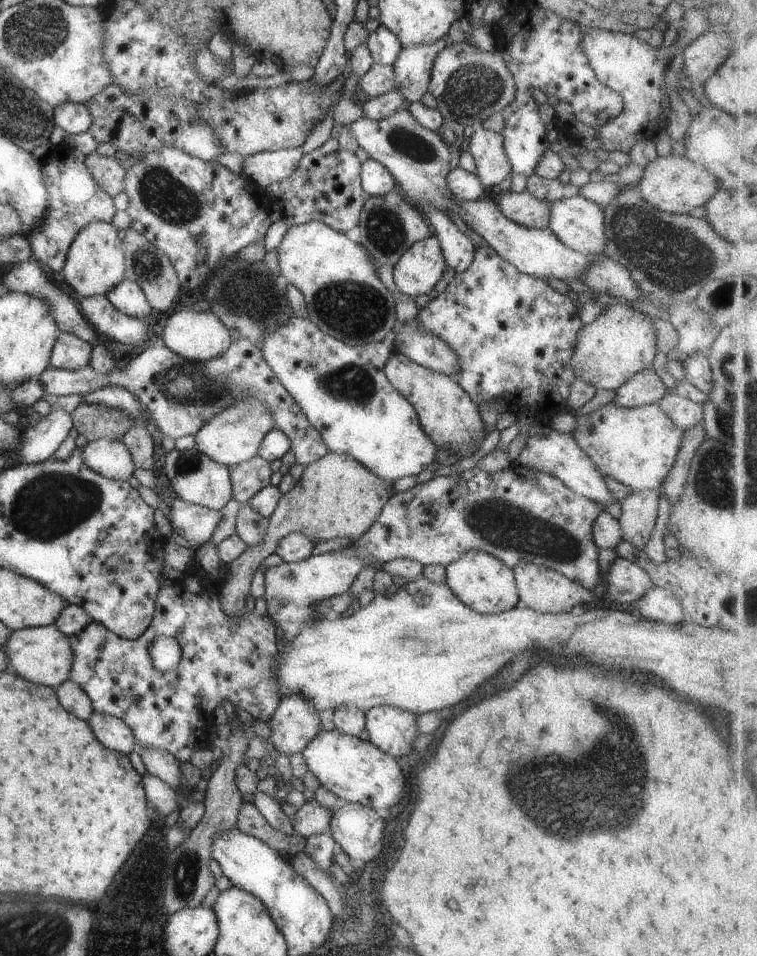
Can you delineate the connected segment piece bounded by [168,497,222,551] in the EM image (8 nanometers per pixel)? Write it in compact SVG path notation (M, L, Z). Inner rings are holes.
M179 497L172 501L168 517L173 532L185 538L193 551L196 546L198 548L211 540L214 530L222 520L219 510L193 505Z

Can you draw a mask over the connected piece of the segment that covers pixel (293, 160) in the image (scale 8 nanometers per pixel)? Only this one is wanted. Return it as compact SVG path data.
M300 147L253 154L245 157L240 174L253 185L269 187L272 182L288 178L300 166L302 156Z

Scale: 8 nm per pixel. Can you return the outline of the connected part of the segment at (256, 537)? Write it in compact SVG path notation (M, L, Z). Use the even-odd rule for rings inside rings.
M248 503L240 505L236 517L236 535L238 535L248 547L256 546L268 532L270 518L264 518L258 514Z

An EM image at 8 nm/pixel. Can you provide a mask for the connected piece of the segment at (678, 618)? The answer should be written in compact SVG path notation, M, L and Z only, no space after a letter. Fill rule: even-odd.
M662 587L650 588L642 598L634 602L637 613L643 618L664 622L664 624L684 624L685 614L680 601L668 589Z

